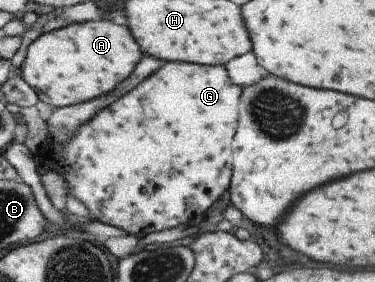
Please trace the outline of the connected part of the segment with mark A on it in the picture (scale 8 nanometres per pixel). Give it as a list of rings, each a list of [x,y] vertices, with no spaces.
[[[104,20],[72,24],[51,33],[42,33],[37,37],[27,49],[26,57],[20,67],[20,75],[38,93],[40,101],[54,108],[84,104],[96,97],[108,95],[119,88],[122,81],[127,81],[128,77],[135,73],[140,59],[144,57],[138,43],[132,35],[132,30],[125,25]]]

